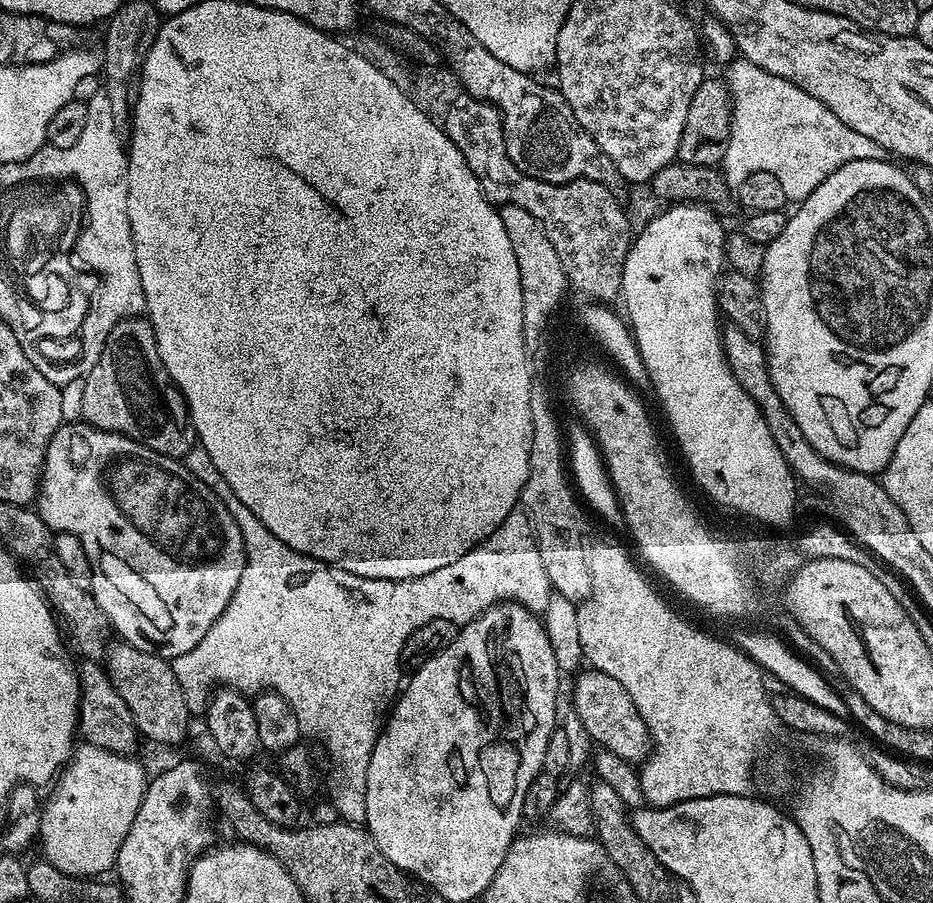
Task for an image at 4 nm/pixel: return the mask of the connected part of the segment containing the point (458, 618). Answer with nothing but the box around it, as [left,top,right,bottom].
[171,448,533,825]

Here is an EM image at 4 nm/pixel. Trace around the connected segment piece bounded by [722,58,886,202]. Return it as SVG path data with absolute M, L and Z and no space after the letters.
M736 58L727 65L726 83L728 85L728 93L732 95L732 133L730 134L730 142L728 149L722 161L722 172L729 181L739 182L747 178L748 175L754 174L755 171L769 171L776 174L782 187L785 190L788 202L799 202L805 200L814 190L818 190L818 186L822 186L822 182L826 182L826 178L830 178L830 174L834 174L834 170L838 170L842 166L846 166L846 162L858 162L859 160L882 160L885 159L886 153L882 146L878 146L878 142L874 142L870 138L866 138L866 134L858 134L858 130L850 130L850 126L846 126L838 117L833 114L830 109L822 102L818 102L818 98L814 98L810 94L806 94L806 90L802 90L798 86L794 86L786 78L778 78L774 74L770 74L766 70L762 70L749 60Z

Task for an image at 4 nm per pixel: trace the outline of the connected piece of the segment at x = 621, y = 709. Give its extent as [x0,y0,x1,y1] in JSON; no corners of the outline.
[570,667,650,762]

